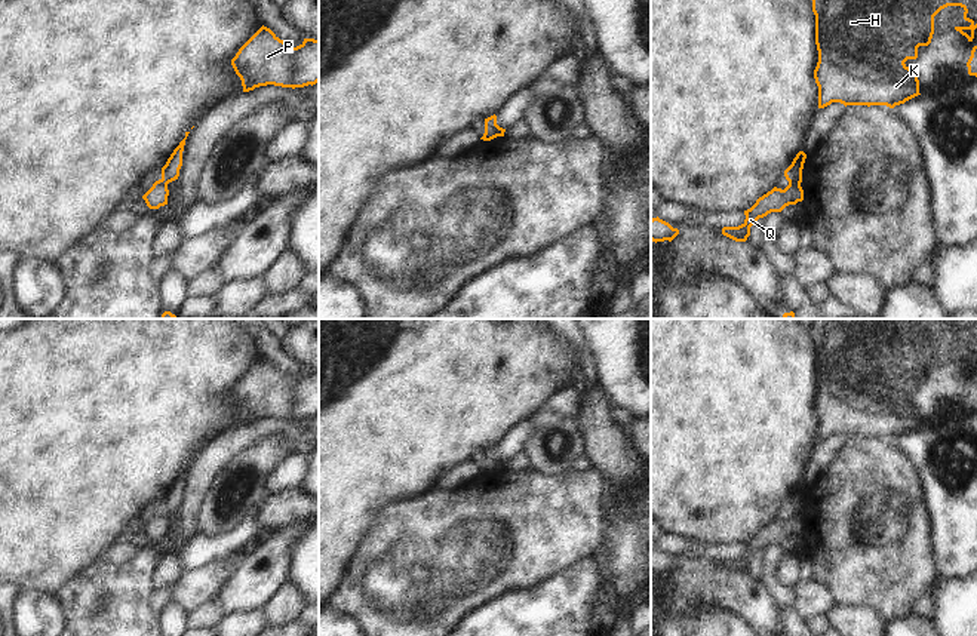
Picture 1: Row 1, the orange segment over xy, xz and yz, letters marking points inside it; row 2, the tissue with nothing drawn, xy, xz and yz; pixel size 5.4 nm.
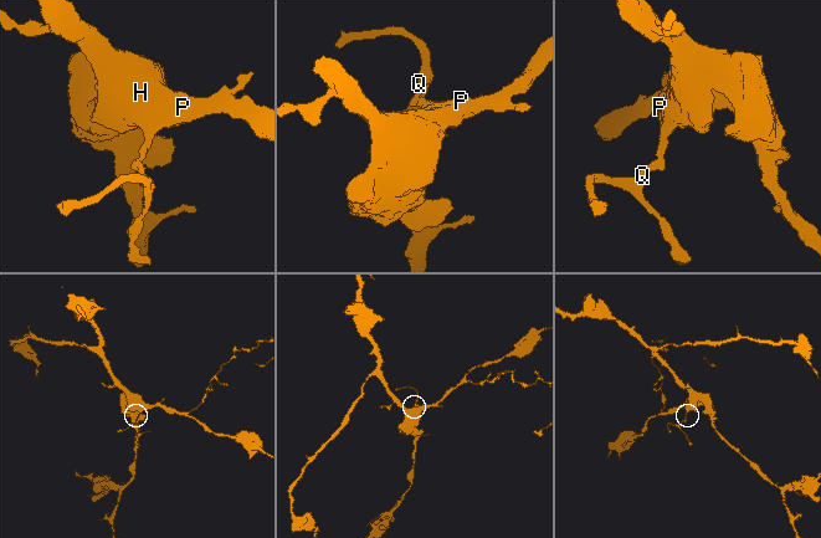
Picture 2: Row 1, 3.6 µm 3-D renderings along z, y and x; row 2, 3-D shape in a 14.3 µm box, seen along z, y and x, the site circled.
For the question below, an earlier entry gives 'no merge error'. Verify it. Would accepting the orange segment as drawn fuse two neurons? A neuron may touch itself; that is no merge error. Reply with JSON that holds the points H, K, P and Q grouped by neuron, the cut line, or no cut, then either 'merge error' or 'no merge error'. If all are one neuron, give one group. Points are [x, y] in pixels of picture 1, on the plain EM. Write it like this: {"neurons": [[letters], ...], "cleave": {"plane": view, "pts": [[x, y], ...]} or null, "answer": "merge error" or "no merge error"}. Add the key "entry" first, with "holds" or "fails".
{"entry": "fails", "neurons": [["H", "K", "P"], ["Q"]], "cleave": {"plane": "yz", "pts": [[789, 515], [799, 516]]}, "answer": "merge error"}

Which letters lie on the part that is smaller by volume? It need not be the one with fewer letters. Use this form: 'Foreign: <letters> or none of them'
Foreign: Q

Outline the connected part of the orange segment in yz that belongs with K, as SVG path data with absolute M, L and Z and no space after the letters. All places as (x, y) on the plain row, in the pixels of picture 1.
M817 319L809 328L815 347L818 394L814 411L818 418L818 440L832 434L847 437L887 437L894 440L921 427L915 402L904 394L918 390L918 380L928 378L934 366L934 348L947 338L961 338L970 359L955 359L973 374L977 360L977 319Z

